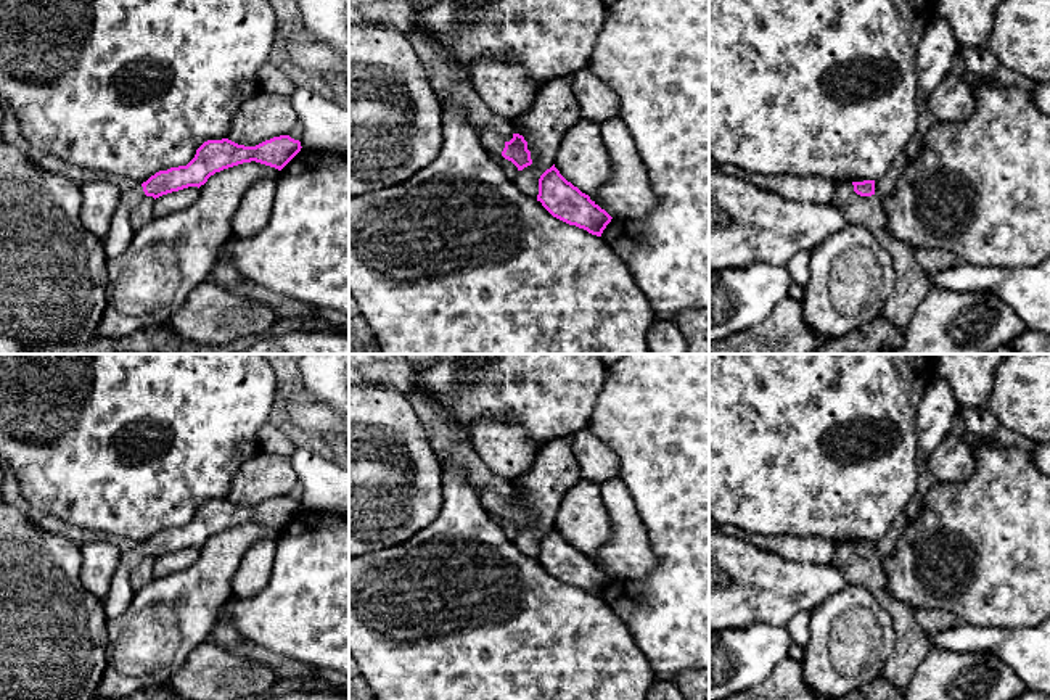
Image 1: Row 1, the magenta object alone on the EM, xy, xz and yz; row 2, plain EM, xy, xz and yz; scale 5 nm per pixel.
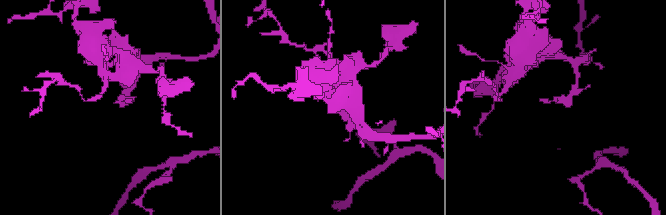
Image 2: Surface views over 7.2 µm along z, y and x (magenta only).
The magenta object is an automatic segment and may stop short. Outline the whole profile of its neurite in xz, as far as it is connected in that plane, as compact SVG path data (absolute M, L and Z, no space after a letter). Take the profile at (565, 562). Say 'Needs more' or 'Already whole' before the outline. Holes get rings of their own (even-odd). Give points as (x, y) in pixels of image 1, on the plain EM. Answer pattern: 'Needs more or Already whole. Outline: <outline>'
Already whole. Outline: M555 525L539 539L537 562L556 579L601 597L611 576L568 542Z

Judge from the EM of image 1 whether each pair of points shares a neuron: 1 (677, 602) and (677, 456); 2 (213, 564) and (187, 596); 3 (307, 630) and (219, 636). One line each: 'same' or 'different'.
1: same
2: same
3: different

